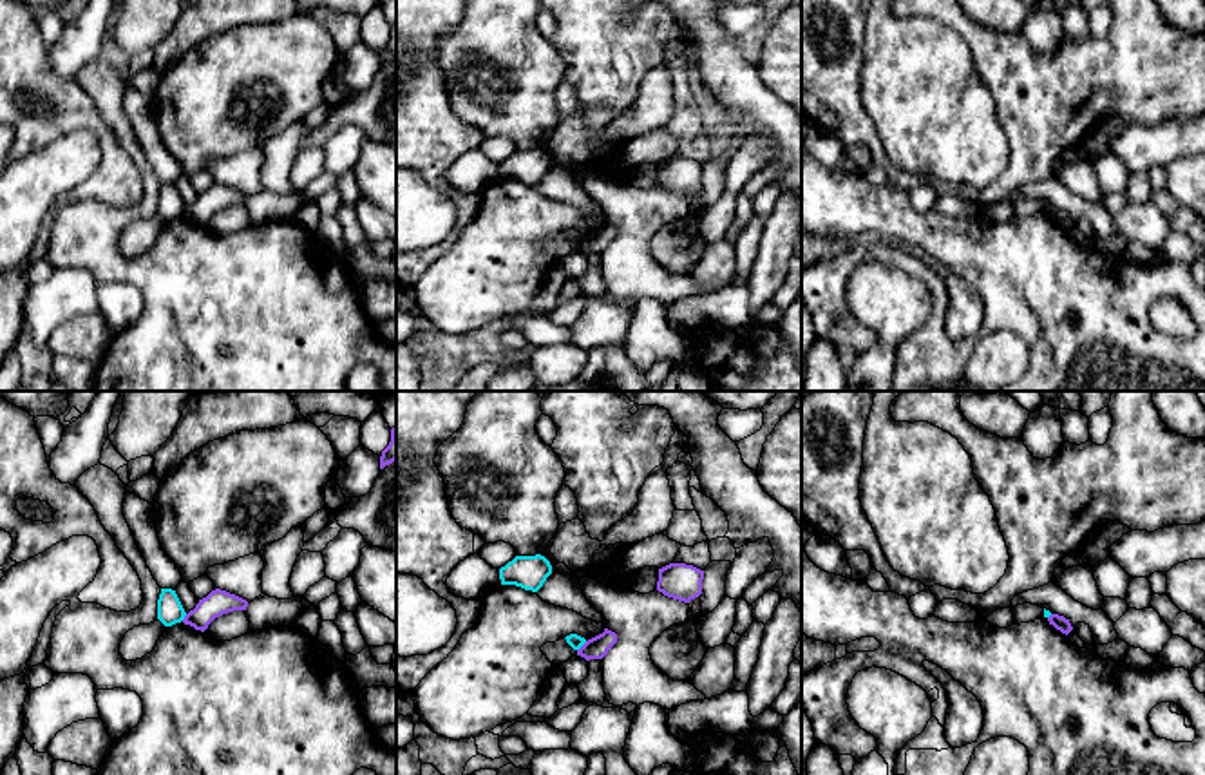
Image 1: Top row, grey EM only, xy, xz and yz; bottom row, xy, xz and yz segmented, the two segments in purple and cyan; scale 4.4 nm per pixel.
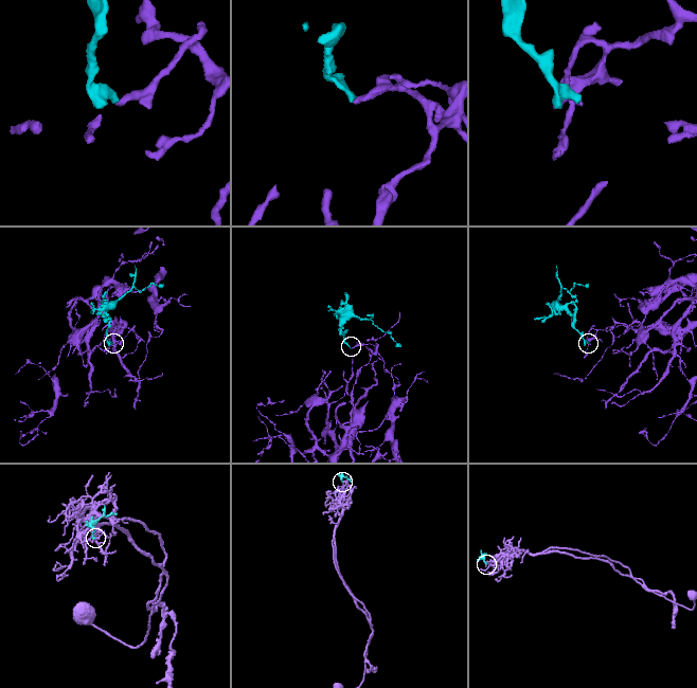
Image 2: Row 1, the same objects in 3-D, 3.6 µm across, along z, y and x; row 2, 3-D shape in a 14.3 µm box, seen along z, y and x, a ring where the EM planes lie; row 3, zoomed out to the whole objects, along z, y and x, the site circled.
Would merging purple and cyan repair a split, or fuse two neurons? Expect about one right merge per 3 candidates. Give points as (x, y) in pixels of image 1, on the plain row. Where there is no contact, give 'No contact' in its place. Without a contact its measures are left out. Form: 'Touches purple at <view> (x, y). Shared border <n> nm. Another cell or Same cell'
Touches purple at xz (581, 241). Shared border 60 nm. Another cell

